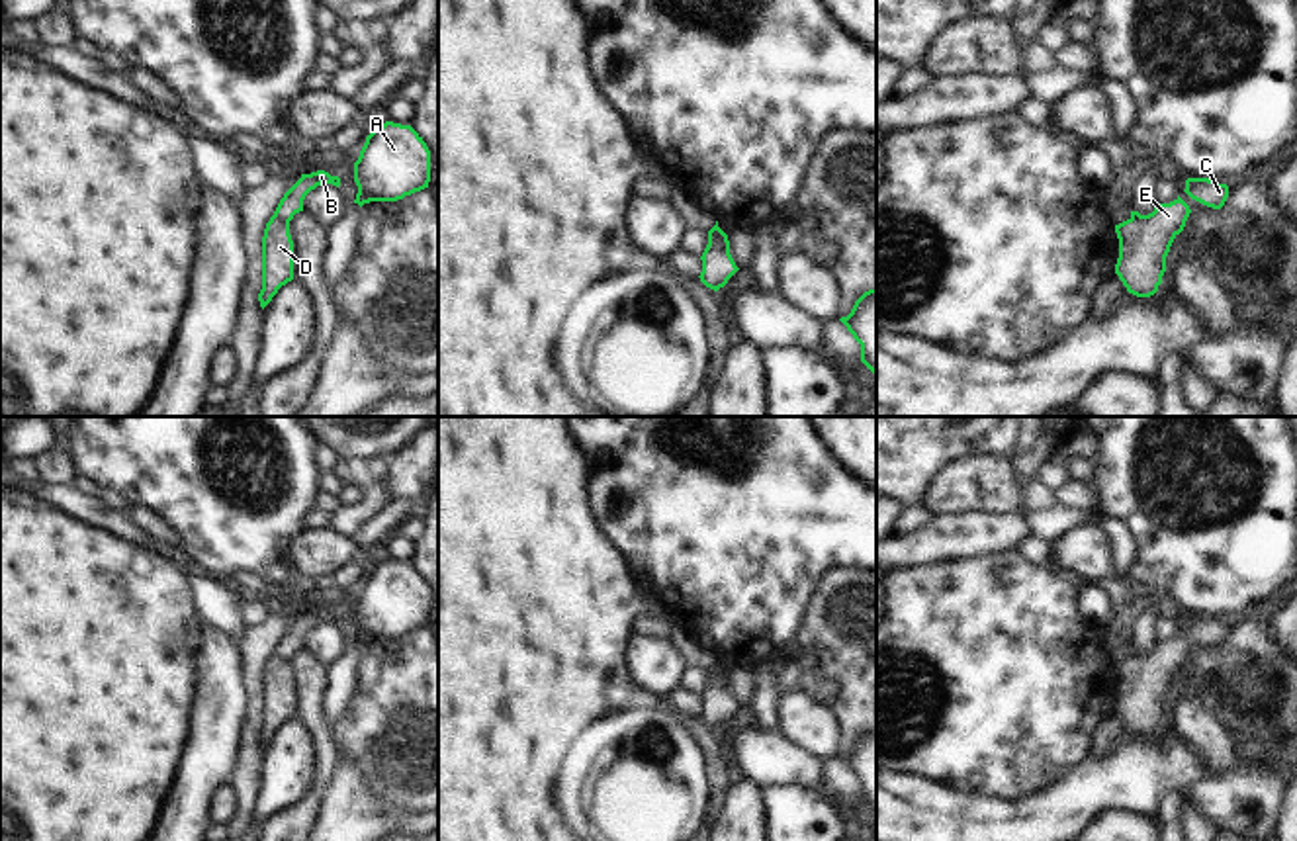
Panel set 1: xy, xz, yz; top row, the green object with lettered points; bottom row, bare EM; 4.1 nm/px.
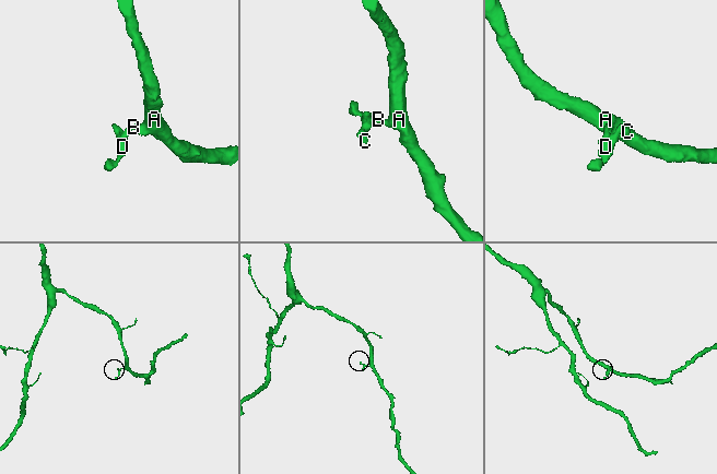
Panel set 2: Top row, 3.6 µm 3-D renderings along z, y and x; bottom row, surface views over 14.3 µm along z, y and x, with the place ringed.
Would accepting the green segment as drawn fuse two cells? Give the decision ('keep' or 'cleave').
cleave

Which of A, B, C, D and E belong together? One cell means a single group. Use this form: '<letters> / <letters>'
A B / C D E

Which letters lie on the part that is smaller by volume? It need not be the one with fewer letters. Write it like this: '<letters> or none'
C, D, E

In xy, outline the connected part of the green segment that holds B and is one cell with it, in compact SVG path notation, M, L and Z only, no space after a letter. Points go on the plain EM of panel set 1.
M325 608L301 612L301 616L284 632L272 655L290 661L295 651L303 649L305 634L321 622L340 624L338 614L331 614Z

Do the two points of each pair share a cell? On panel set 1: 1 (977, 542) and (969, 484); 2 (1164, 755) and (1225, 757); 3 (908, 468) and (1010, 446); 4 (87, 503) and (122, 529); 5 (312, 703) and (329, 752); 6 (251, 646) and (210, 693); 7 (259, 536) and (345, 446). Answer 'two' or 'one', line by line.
1: two
2: two
3: one
4: one
5: one
6: two
7: two

